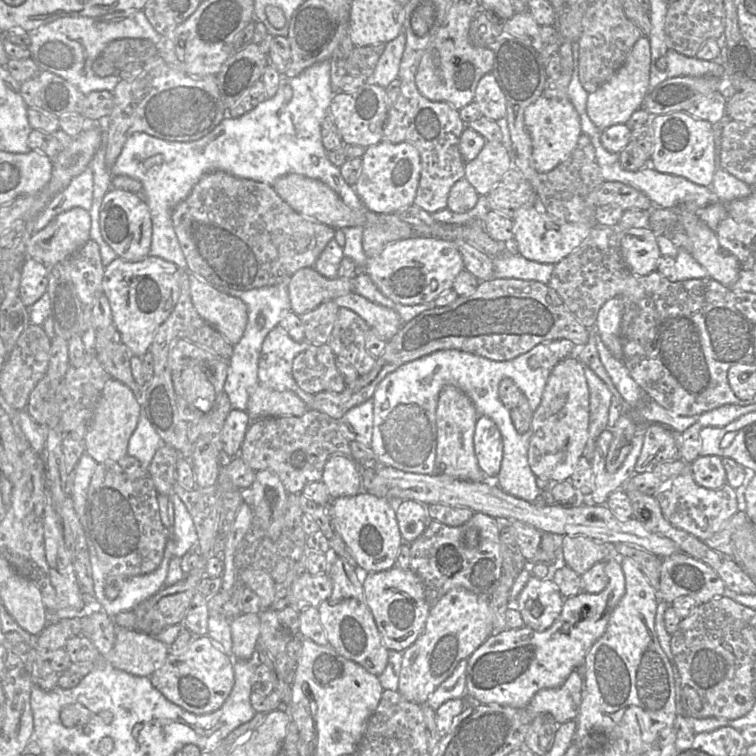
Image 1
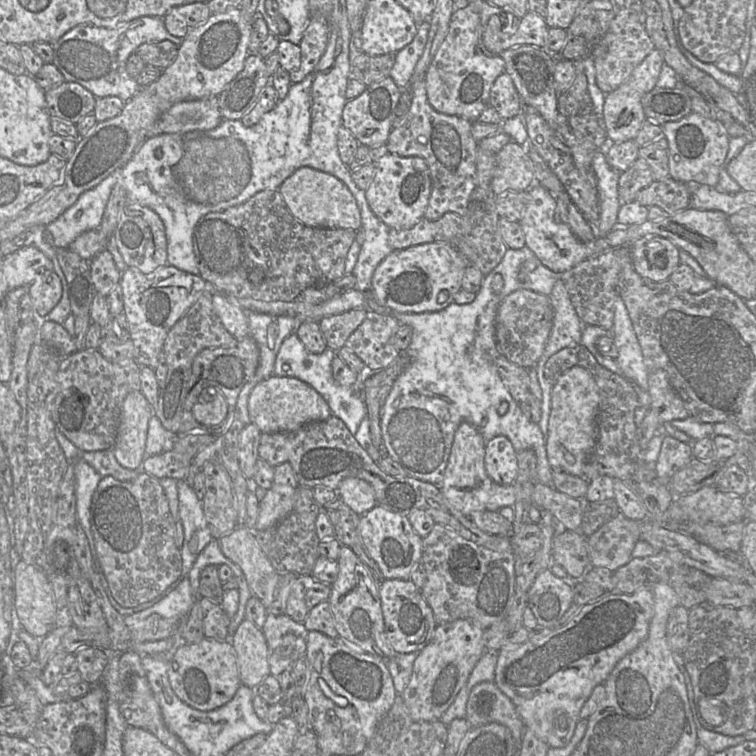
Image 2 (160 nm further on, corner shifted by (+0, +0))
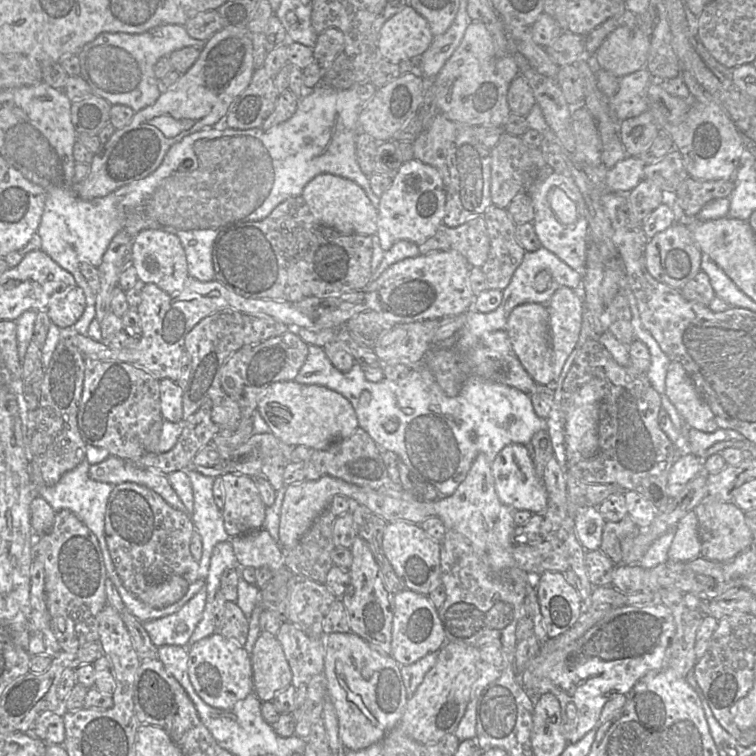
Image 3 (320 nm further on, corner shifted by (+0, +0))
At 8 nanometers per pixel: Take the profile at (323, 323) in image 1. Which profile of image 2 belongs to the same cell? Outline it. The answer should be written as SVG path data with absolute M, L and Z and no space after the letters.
M355 309L337 315L327 316L318 323L327 347L339 351L344 347L349 336L366 318L370 309Z

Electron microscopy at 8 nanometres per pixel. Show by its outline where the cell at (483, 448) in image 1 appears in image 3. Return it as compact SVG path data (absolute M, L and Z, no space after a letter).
M509 444L492 462L494 487L499 500L513 510L526 510L532 514L542 512L548 505L548 494L543 482L535 471L528 446Z

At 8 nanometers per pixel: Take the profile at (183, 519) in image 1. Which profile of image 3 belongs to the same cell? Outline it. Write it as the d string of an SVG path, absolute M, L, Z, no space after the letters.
M195 470L185 471L190 479L194 499L191 520L201 537L202 556L199 561L200 579L189 586L189 592L182 598L183 605L205 587L212 551L216 544L231 538L225 530L222 512L213 498L215 478L204 476Z

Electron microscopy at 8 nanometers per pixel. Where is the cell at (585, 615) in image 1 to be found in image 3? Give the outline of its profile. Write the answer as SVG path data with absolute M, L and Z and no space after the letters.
M659 599L650 605L614 607L579 638L548 655L542 665L539 651L528 668L520 673L520 682L533 699L548 692L558 698L561 705L563 734L569 743L575 743L597 724L603 706L614 694L627 694L649 671L668 668L668 650L675 631L672 611Z

